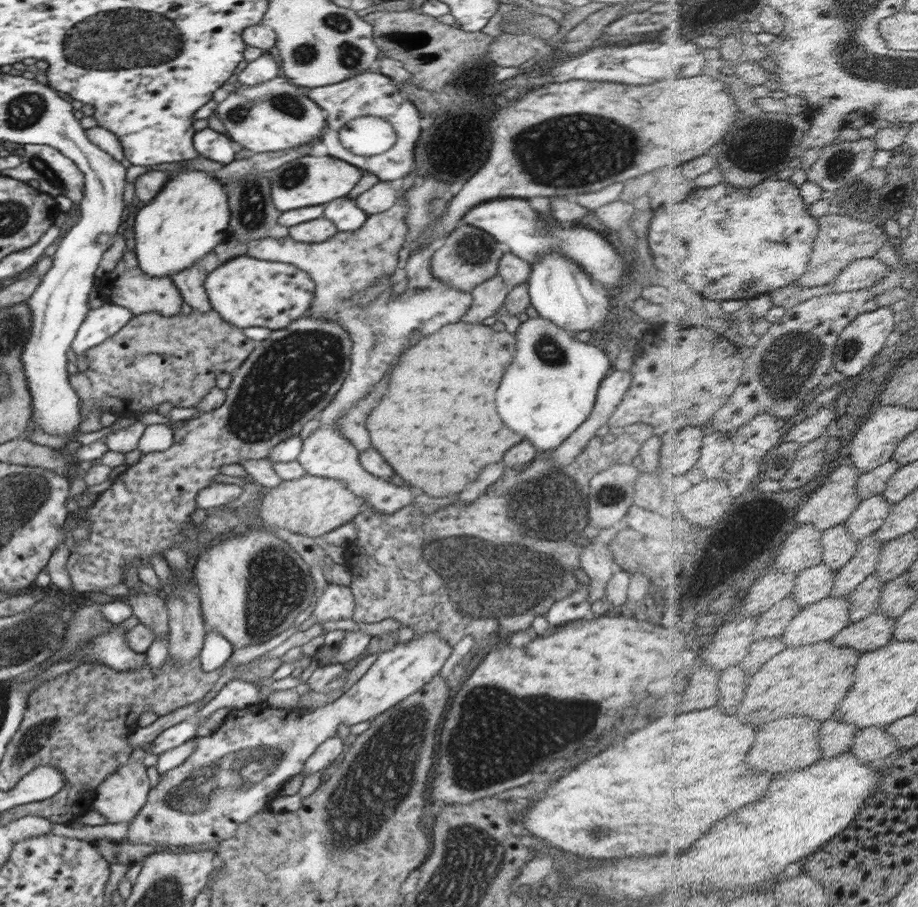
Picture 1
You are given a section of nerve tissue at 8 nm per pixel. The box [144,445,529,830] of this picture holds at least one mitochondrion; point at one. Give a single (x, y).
(251, 766)

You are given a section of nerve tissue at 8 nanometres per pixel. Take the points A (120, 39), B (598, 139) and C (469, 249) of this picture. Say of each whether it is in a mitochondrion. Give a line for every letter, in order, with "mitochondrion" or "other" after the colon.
A: mitochondrion
B: mitochondrion
C: mitochondrion

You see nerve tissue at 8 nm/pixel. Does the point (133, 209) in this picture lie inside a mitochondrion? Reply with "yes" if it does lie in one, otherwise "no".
no

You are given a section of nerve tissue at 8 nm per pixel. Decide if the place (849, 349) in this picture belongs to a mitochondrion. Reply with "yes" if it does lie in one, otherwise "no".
yes

